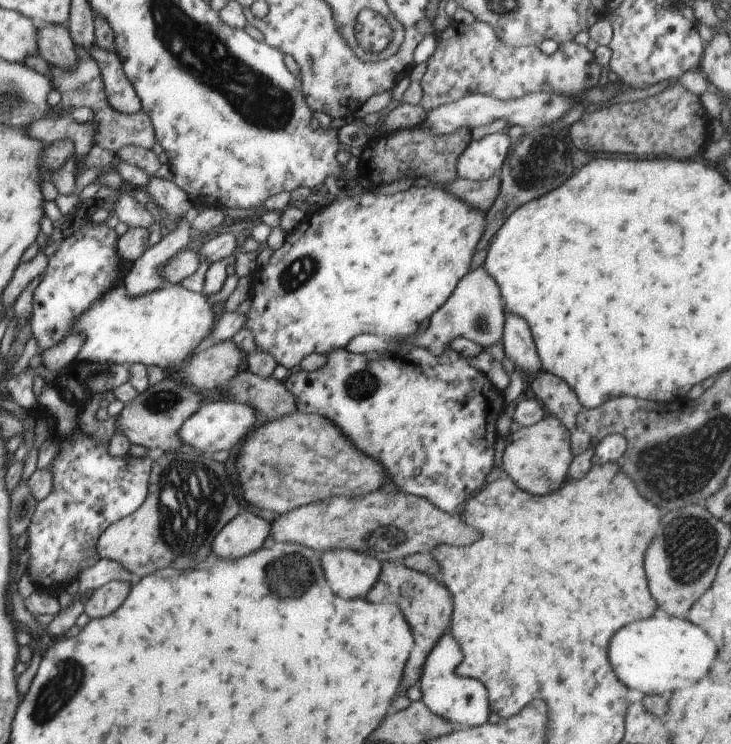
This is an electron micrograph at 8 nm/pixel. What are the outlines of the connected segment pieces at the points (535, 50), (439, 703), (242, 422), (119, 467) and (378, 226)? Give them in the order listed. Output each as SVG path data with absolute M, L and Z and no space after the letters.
M483 21L470 25L452 22L439 34L437 44L421 80L423 96L419 105L425 111L475 93L501 100L518 99L539 91L579 95L598 85L603 69L596 63L595 54L574 40L560 45L554 54L544 54L538 44L512 47L502 43Z
M442 634L438 638L436 646L426 656L426 662L422 668L422 676L419 680L422 701L434 714L442 716L447 722L450 720L450 724L454 726L466 724L466 726L476 727L486 723L491 714L488 697L482 682L478 682L474 678L458 676L454 672L461 658L462 652L460 652L460 644L456 642L456 638L450 634Z
M216 400L216 402L206 402L193 416L190 416L182 424L177 436L182 445L202 452L202 455L212 456L218 450L224 452L236 446L246 434L249 434L248 430L255 422L255 411L249 405L235 401Z
M78 422L76 433L71 438L61 440L57 435L54 438L60 443L60 453L47 468L53 475L53 490L47 498L37 502L32 524L28 528L29 538L26 545L30 552L26 572L32 577L36 591L45 591L52 596L52 592L64 590L72 577L78 578L85 567L99 562L100 558L95 552L97 539L110 524L133 514L143 504L148 495L153 464L148 455L143 458L132 457L130 454L126 457L112 457L107 450L108 444L96 444L83 433Z
M330 176L324 182L328 193L334 195L334 201L327 207L316 207L309 212L296 228L286 236L286 241L281 248L272 254L270 262L265 268L252 272L250 299L252 307L245 316L244 328L250 330L254 335L254 341L258 351L263 351L274 356L276 363L287 370L297 370L300 368L302 358L313 355L330 354L338 349L346 348L347 344L355 336L361 334L372 334L387 339L397 339L413 335L417 332L418 326L425 318L428 318L439 311L439 309L449 300L460 280L470 272L471 261L477 250L478 242L481 240L486 225L486 214L472 209L469 205L456 199L449 194L445 186L430 184L426 188L411 186L406 192L392 194L362 193L358 196L346 196L346 186Z

